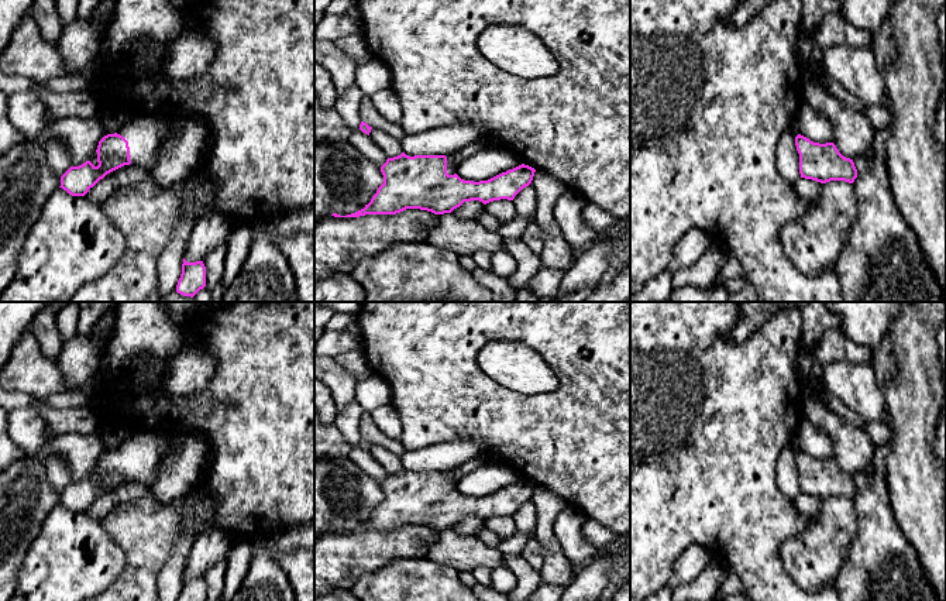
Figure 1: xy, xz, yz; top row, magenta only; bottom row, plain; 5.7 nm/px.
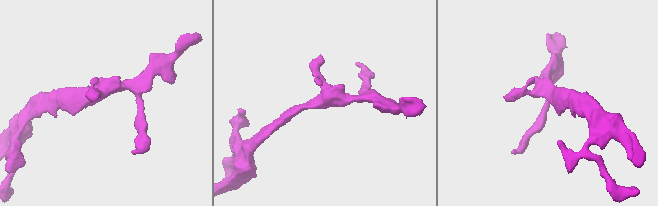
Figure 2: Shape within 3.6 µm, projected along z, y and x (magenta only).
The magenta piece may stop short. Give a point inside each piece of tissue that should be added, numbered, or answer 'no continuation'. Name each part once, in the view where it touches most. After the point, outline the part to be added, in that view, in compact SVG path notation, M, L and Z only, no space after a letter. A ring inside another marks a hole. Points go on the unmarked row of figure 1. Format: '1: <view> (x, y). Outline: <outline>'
1: xy (145, 449). Outline: M138 429L120 443L117 450L128 457L131 481L149 487L172 449L172 442L161 432Z

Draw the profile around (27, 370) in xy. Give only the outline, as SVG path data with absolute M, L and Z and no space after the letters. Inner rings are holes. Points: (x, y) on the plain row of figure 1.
M30 330L25 332L0 370L0 391L24 392L47 399L66 389L56 361L41 351Z

